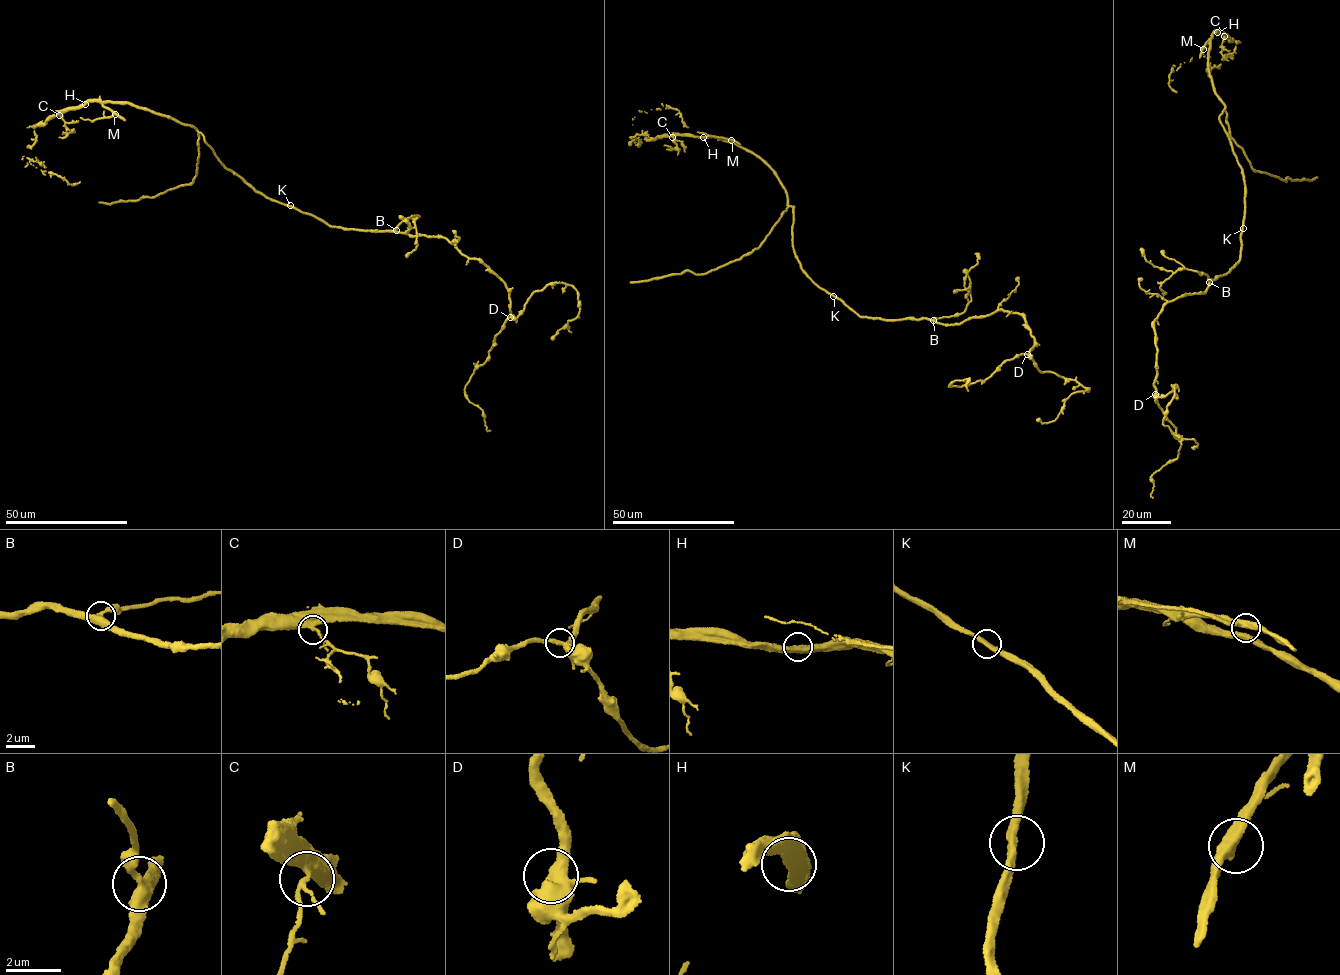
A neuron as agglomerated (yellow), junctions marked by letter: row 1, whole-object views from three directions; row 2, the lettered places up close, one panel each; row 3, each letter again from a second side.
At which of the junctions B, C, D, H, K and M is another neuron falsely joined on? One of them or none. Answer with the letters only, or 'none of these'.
none of these

